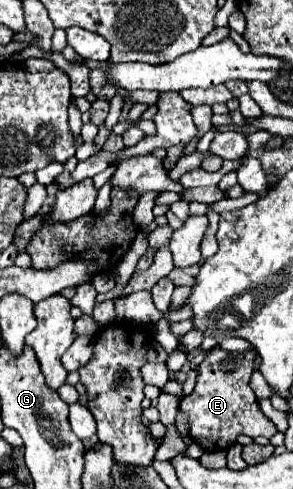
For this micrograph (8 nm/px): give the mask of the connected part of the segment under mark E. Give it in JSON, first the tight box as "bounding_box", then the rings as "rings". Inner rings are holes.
{"bounding_box":[179,346,277,450],"rings":[[[219,346],[207,352],[205,360],[197,368],[197,382],[189,396],[179,402],[179,408],[187,412],[191,422],[191,438],[203,446],[203,450],[227,450],[235,444],[239,434],[257,438],[271,438],[277,428],[259,410],[257,398],[249,388],[251,372],[255,370],[255,350],[227,352]]]}

